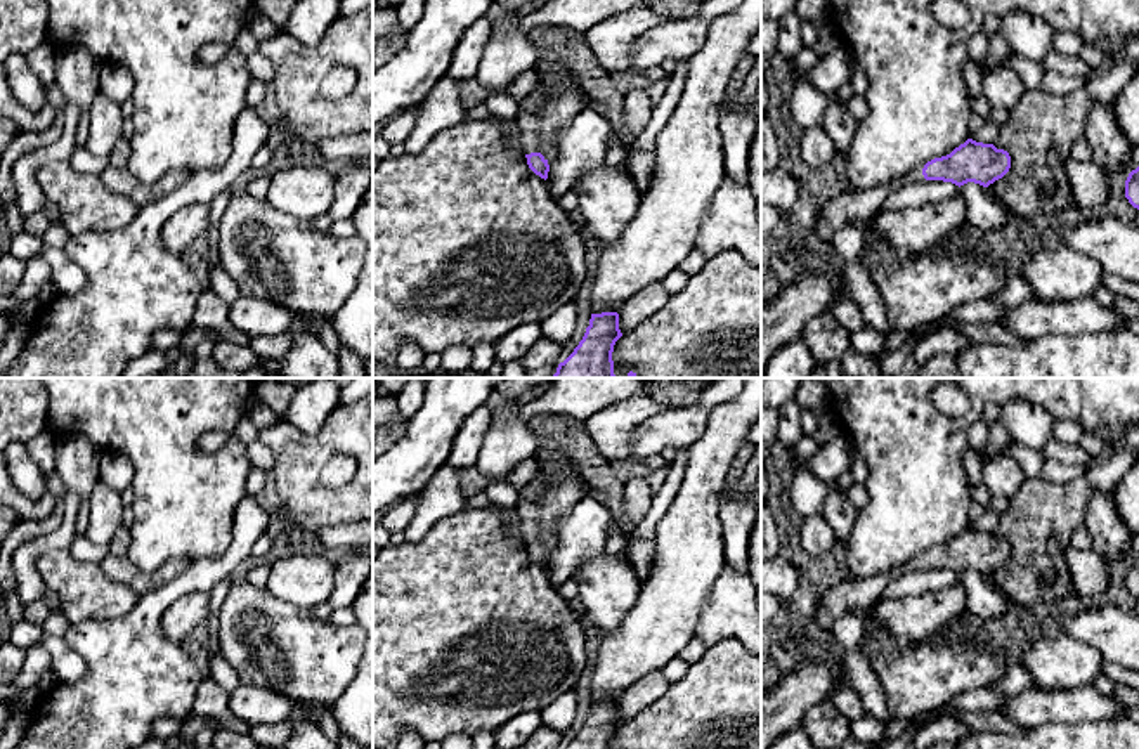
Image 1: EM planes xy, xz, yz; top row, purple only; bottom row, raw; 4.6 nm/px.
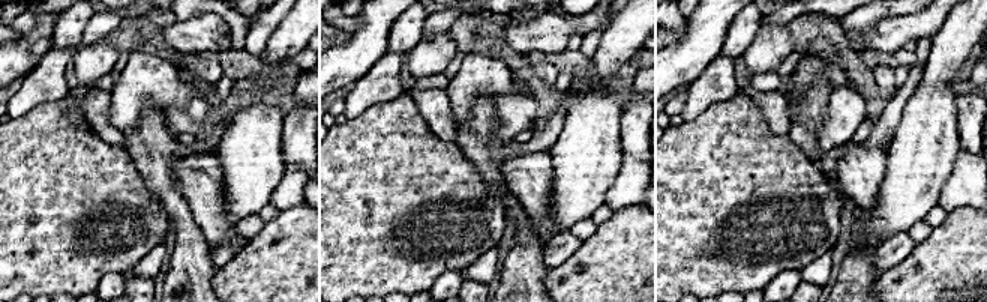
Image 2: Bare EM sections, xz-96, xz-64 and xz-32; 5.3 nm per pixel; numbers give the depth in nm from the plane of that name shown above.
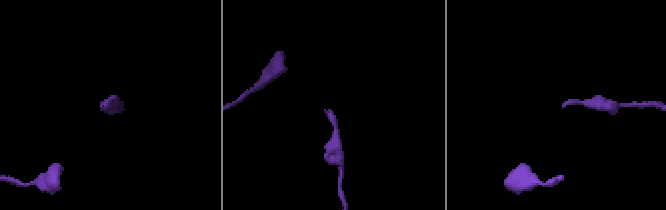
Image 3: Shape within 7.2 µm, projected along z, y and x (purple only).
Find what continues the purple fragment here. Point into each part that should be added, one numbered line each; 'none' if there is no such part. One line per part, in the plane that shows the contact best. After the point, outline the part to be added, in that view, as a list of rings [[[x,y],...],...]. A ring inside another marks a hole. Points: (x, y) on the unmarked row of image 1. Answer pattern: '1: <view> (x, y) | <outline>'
1: xz (557, 486) | [[[546,444],[534,456],[539,463],[536,477],[518,491],[515,506],[525,543],[541,541],[544,548],[556,544],[560,518],[583,498],[581,477],[569,453]]]

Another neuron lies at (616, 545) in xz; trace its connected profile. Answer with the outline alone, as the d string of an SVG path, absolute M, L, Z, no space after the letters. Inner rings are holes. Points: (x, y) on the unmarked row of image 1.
M612 520L607 534L605 551L609 557L621 557L624 550L626 550L626 541L624 541L622 531L615 524L615 520Z

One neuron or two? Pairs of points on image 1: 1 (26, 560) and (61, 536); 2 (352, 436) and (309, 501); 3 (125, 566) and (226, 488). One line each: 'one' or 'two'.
1: one
2: one
3: two

